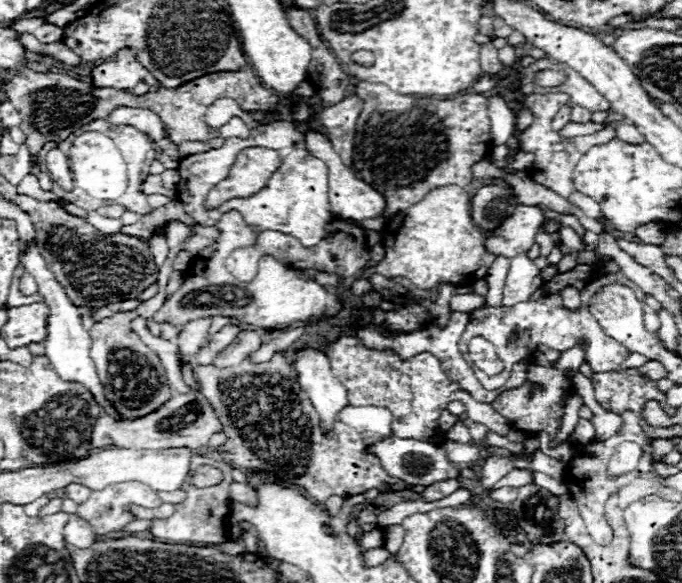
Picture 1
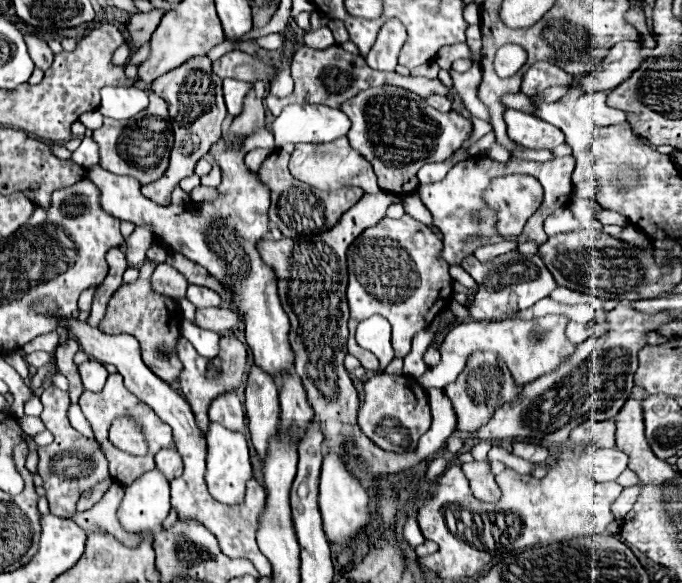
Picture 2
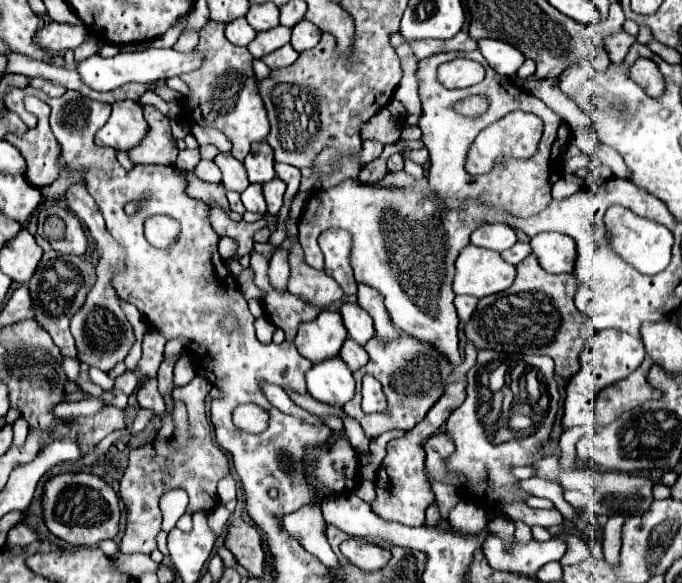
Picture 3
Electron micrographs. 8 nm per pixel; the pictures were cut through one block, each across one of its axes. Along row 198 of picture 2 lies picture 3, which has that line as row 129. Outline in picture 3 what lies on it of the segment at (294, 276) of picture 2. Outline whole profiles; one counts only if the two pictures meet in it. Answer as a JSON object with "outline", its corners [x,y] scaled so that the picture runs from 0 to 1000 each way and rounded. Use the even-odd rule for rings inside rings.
{"outline":[[[560,185],[545,199],[540,209],[528,216],[528,233],[531,240],[554,240],[560,247],[578,247],[587,240],[587,206],[581,206],[569,185]]]}

